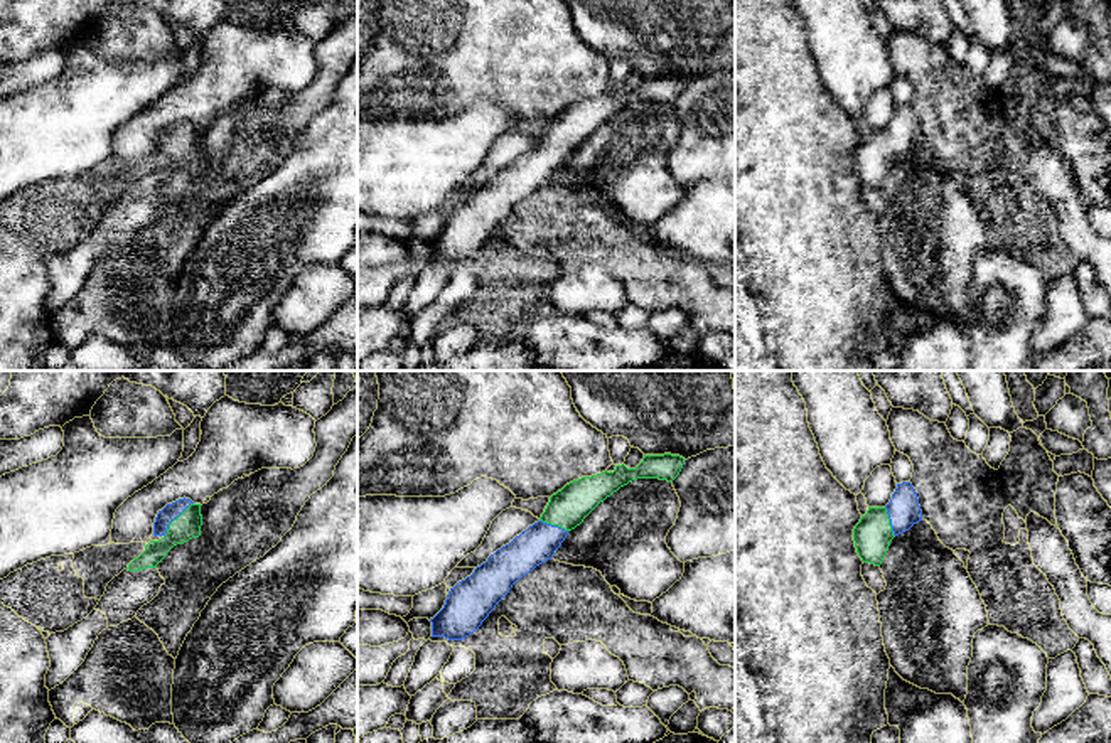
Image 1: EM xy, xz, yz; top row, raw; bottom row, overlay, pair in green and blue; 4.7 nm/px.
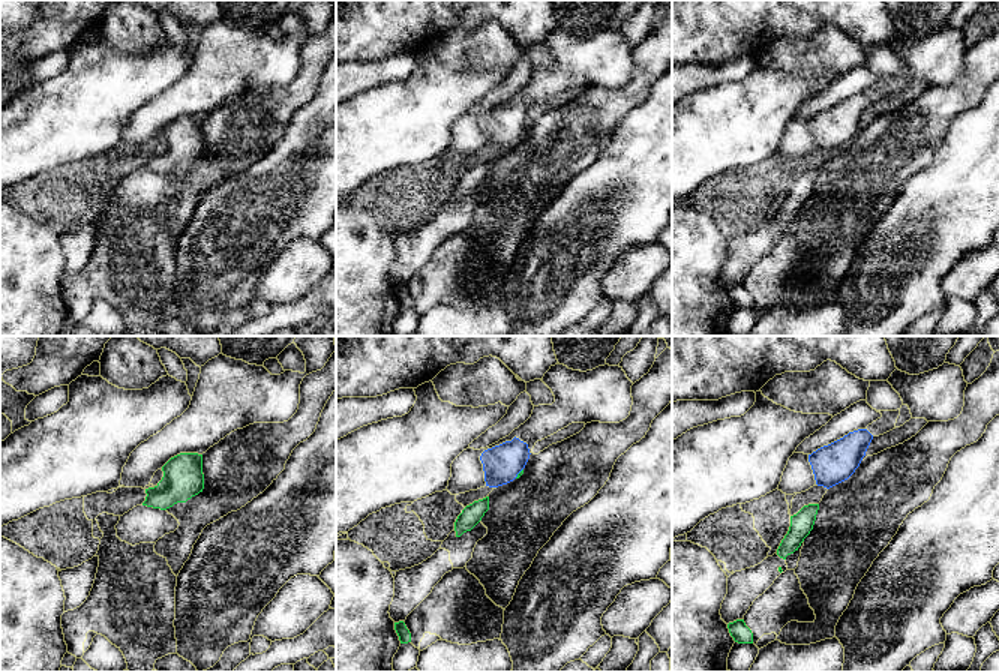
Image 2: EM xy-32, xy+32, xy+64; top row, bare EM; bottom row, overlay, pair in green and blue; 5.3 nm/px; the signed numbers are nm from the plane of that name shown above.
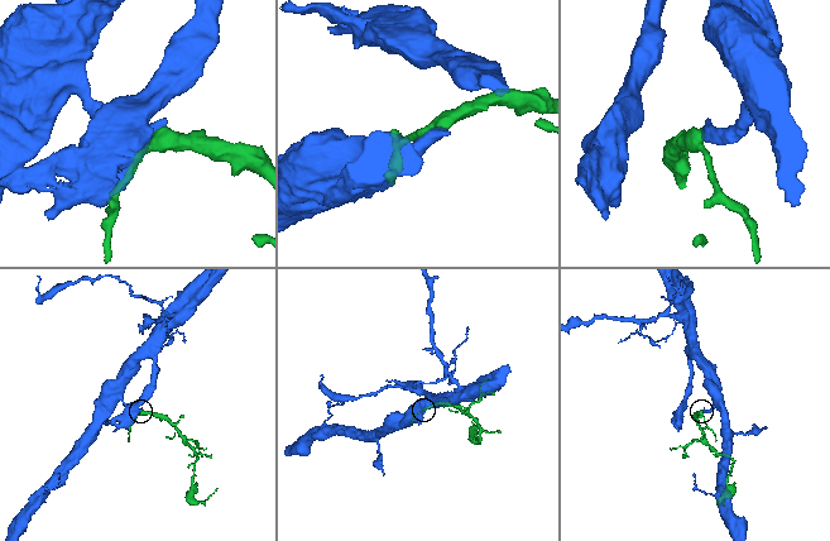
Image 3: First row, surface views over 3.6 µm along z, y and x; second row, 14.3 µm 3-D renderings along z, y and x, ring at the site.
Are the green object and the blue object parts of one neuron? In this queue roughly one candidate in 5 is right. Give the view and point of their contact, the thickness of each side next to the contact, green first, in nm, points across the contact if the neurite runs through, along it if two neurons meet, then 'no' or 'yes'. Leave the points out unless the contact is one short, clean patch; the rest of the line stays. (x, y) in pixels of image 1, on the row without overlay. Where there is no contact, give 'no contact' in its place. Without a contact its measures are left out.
contact xy (174, 142); calibres 120 and 80 nm; way xy (187, 147), (174, 142), (171, 133); yes

